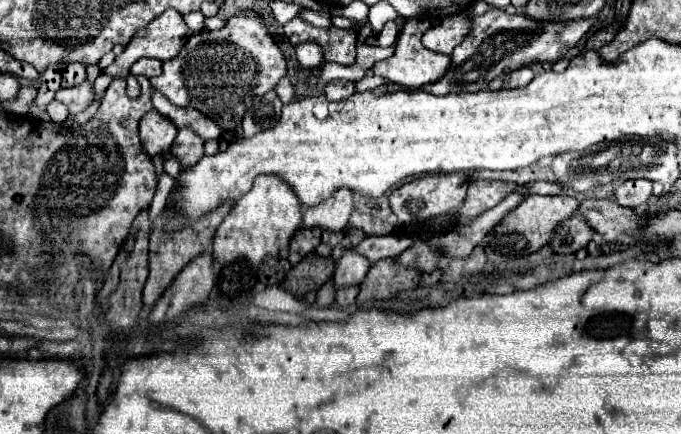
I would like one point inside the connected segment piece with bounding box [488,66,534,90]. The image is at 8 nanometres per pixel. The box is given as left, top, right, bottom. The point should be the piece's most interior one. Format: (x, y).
(518, 78)

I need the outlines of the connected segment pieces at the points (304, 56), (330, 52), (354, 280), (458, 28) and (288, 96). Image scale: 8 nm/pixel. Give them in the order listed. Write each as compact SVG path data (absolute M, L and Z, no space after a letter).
M307 42L295 47L296 57L300 65L304 68L319 68L323 62L323 50L314 43Z
M336 28L336 38L316 38L316 42L324 48L324 60L336 62L342 66L352 66L356 62L356 30L340 30Z
M344 250L342 258L336 264L336 272L334 272L336 288L360 284L368 270L370 270L370 260L366 256L356 254L356 250Z
M448 16L442 20L442 24L433 26L427 30L421 41L432 52L452 54L452 50L462 42L464 34L468 32L468 20L464 16Z
M288 75L284 76L284 78L276 84L276 92L278 92L278 96L280 96L280 100L282 100L284 104L288 104L288 102L294 100L294 86L290 84Z

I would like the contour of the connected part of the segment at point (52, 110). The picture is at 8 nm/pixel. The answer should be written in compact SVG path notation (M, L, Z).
M54 100L54 102L48 106L48 114L50 114L52 122L56 122L56 124L64 124L64 122L70 118L68 106L62 104L62 102L58 102L58 100Z

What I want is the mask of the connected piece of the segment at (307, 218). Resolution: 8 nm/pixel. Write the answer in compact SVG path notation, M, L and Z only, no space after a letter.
M340 188L336 190L328 200L320 202L314 208L304 210L304 222L302 226L320 226L322 230L344 230L348 226L350 214L352 214L352 190Z

